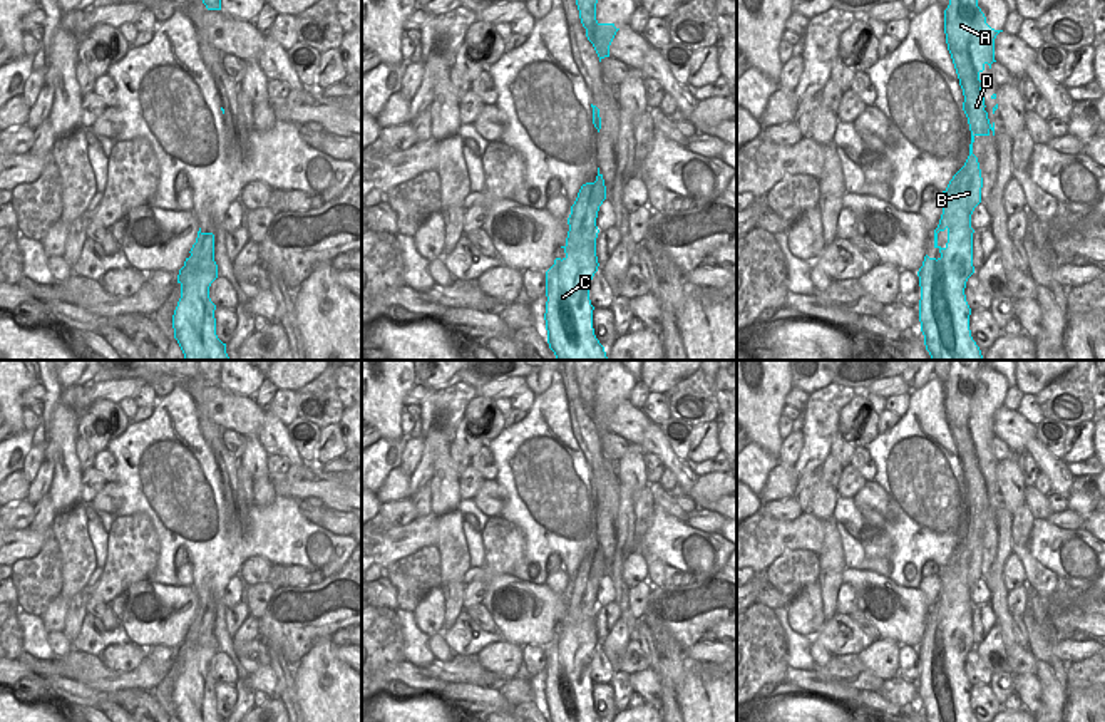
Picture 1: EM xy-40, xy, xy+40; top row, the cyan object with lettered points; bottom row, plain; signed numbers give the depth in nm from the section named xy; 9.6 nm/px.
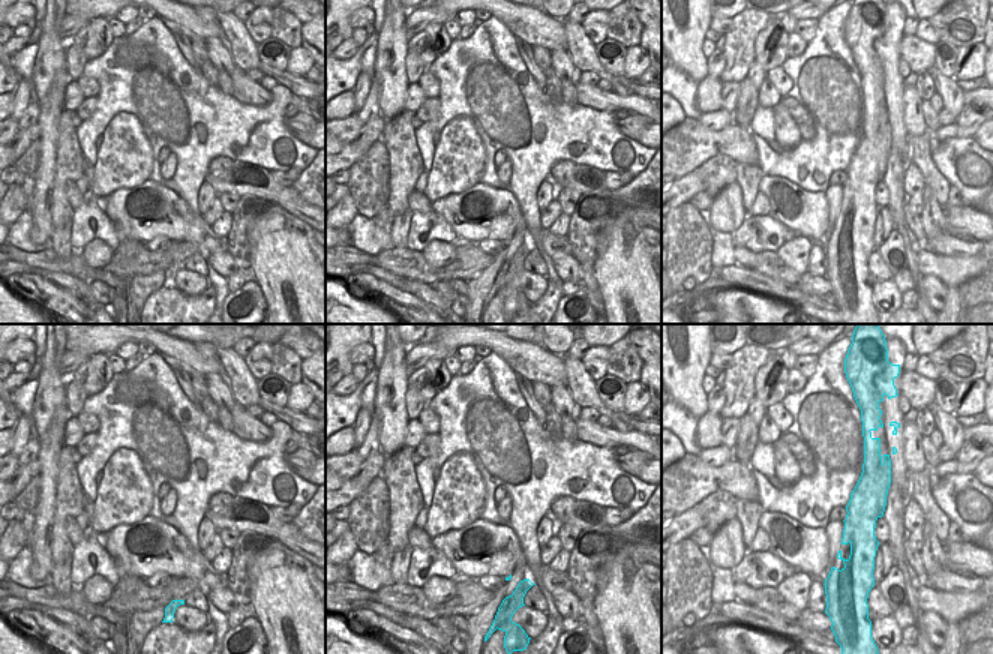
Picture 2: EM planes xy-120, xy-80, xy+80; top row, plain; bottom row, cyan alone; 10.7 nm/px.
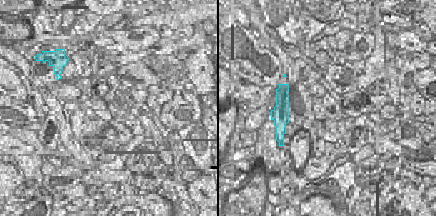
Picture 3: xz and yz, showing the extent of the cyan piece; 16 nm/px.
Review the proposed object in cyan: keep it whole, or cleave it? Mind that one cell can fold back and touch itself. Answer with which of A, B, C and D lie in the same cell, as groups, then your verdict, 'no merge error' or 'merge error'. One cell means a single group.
A B C D; no merge error

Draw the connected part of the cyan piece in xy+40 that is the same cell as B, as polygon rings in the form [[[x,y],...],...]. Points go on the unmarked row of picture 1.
[[[951,360],[944,385],[944,409],[959,461],[963,486],[971,506],[969,531],[941,568],[943,590],[934,605],[934,623],[941,632],[924,632],[917,647],[921,675],[919,697],[926,722],[978,722],[971,712],[964,663],[974,648],[971,590],[981,578],[983,553],[973,529],[976,511],[994,511],[994,498],[984,486],[979,449],[994,436],[994,414],[1003,405],[986,399],[978,382],[981,360]]]

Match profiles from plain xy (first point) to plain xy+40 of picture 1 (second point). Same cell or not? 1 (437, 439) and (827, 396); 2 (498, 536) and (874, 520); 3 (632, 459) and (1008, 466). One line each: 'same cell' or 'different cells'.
1: same cell
2: different cells
3: same cell

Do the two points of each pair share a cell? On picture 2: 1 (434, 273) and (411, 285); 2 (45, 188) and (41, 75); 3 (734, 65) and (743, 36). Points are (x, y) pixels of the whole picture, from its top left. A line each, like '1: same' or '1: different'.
1: different
2: different
3: same

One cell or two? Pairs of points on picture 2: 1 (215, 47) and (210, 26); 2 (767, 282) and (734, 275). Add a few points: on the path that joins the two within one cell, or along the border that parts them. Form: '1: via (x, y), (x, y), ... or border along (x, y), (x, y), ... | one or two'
1: border along (203, 39), (219, 38), (224, 42) | two
2: via (759, 282), (741, 278) | one

